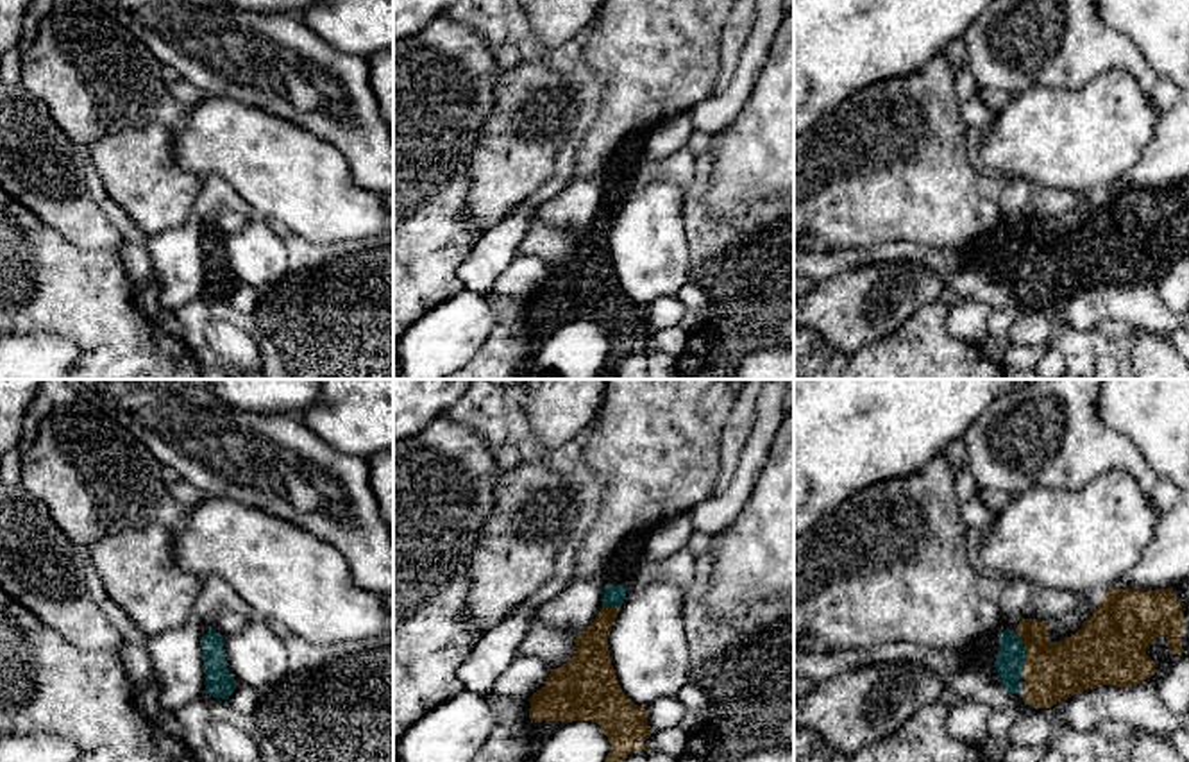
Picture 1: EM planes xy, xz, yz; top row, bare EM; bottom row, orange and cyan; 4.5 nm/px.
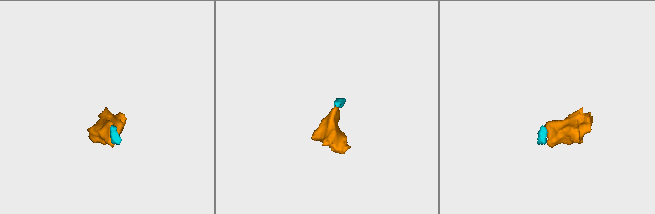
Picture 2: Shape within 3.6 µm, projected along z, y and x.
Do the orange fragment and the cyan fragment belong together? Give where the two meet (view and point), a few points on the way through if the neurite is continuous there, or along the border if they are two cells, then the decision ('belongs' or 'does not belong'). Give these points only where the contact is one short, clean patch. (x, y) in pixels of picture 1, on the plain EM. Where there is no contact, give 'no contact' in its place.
meets orange in yz at (1027, 253); runs through yz (1054, 270), (1027, 253), (1011, 254); belongs

